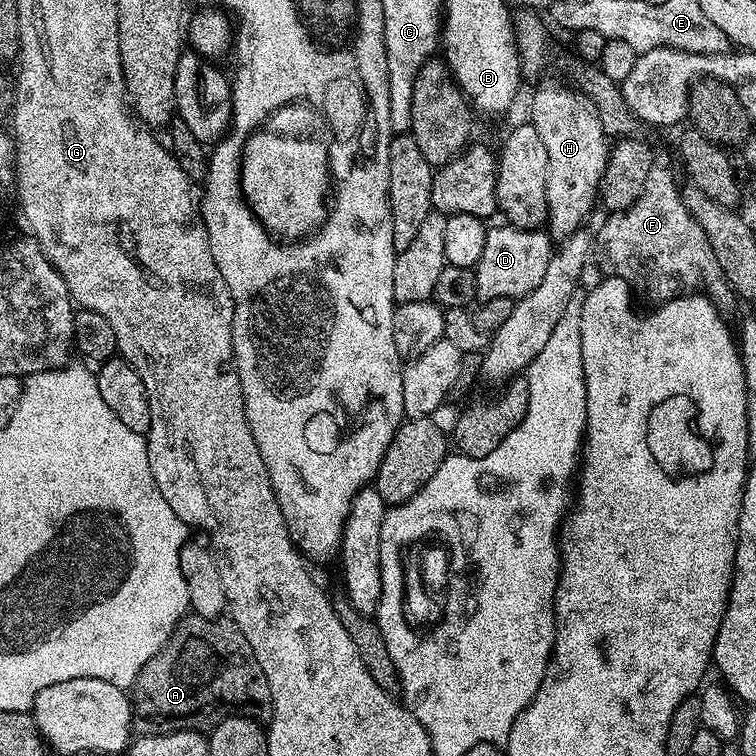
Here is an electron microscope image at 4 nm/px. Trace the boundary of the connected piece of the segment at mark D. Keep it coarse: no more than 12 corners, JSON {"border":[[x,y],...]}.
{"border":[[489,227],[477,297],[519,298],[542,282],[547,231]]}

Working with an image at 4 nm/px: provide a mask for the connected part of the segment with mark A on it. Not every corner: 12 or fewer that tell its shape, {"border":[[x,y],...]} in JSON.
{"border":[[185,615],[134,708],[211,730],[267,721],[272,695],[231,618]]}

